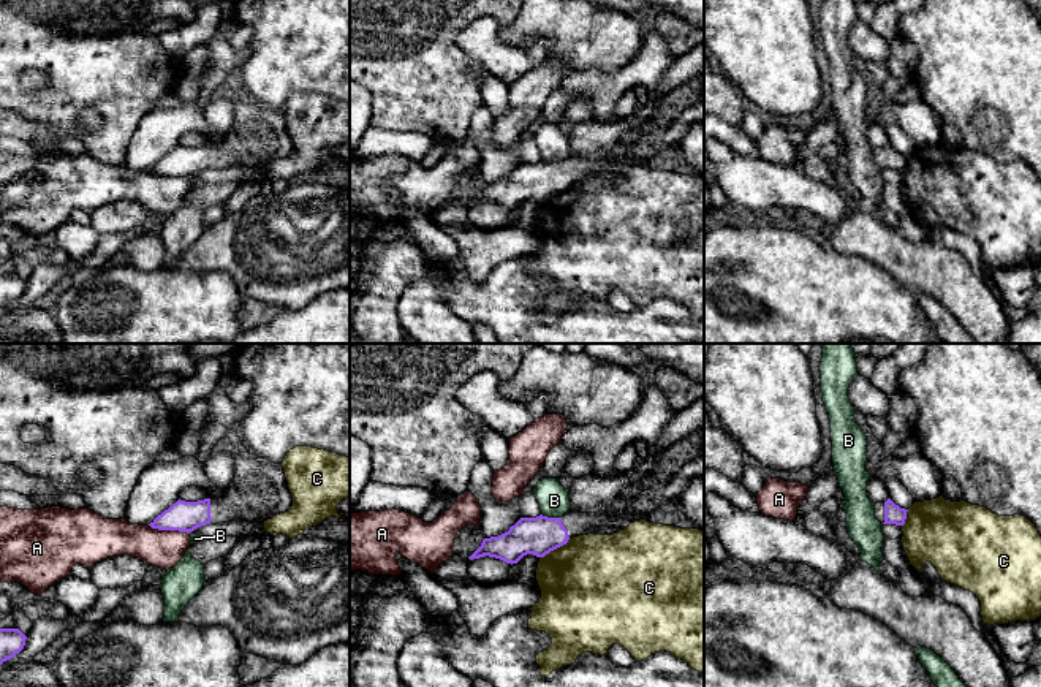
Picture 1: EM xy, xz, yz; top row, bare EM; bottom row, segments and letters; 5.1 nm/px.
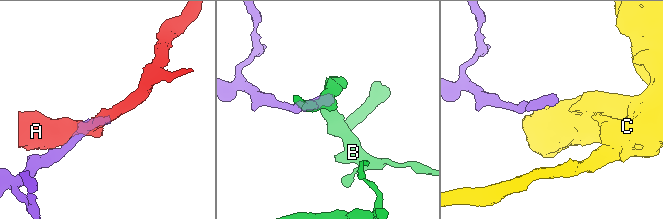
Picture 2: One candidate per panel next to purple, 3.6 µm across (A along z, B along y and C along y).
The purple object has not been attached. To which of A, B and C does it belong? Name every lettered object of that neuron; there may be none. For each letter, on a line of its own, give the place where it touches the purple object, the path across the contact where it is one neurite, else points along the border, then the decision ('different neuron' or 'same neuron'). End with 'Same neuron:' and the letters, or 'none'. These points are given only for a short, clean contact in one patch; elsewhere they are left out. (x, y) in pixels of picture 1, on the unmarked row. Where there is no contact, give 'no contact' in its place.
A: contact xy (170, 174); different neuron
B: contact xz (551, 163); border xz (541, 159), (560, 163); different neuron
C: contact xz (554, 193); border xz (570, 184), (540, 203); different neuron
Same neuron: none

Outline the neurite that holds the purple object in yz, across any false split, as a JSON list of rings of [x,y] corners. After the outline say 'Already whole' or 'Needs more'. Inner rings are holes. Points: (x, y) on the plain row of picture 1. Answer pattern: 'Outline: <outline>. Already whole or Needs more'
Outline: [[[891,144],[875,149],[875,163],[881,169],[903,171],[907,165],[907,157],[908,155],[900,154]]]. Needs more

